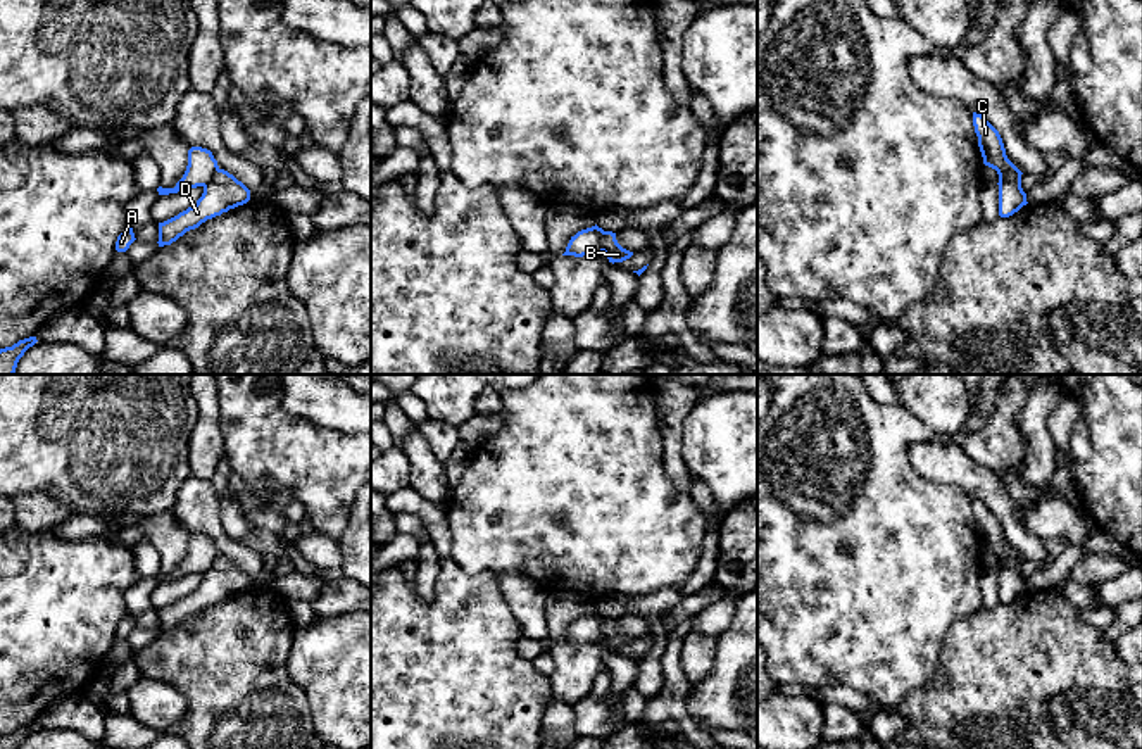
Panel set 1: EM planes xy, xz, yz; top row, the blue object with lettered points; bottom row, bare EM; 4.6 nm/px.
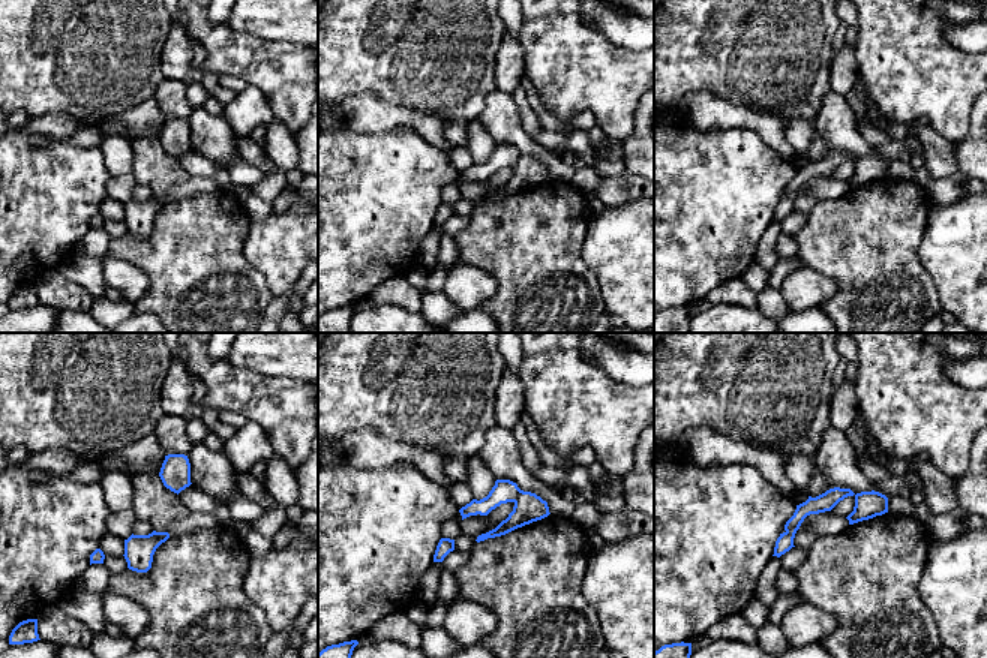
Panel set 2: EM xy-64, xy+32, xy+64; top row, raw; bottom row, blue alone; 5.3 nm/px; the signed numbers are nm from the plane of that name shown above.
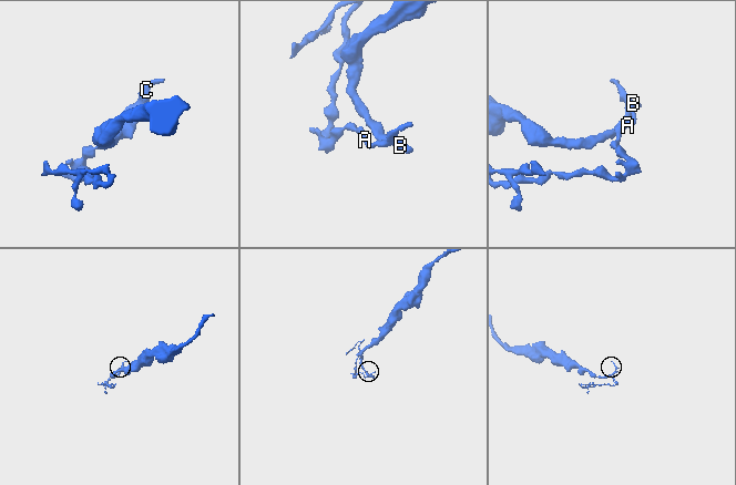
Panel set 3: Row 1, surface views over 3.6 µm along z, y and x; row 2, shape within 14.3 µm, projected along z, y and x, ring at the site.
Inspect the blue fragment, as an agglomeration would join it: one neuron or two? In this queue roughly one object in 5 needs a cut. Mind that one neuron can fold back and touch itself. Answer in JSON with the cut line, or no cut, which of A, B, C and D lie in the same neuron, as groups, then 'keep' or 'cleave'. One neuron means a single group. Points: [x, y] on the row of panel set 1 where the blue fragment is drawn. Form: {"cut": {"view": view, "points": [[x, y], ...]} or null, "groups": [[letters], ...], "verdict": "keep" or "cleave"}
{"cut": {"view": "yz", "points": [[1020, 175], [1008, 173], [999, 176]]}, "groups": [["A", "C"], ["B", "D"]], "verdict": "cleave"}

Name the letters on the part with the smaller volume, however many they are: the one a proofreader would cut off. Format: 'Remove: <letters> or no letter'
Remove: A, C

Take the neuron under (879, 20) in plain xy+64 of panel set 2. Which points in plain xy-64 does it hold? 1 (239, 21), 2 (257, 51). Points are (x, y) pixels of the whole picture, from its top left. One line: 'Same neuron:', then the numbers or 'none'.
Same neuron: 2

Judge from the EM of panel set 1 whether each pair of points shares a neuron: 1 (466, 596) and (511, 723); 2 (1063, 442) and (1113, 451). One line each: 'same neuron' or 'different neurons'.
1: same neuron
2: different neurons

